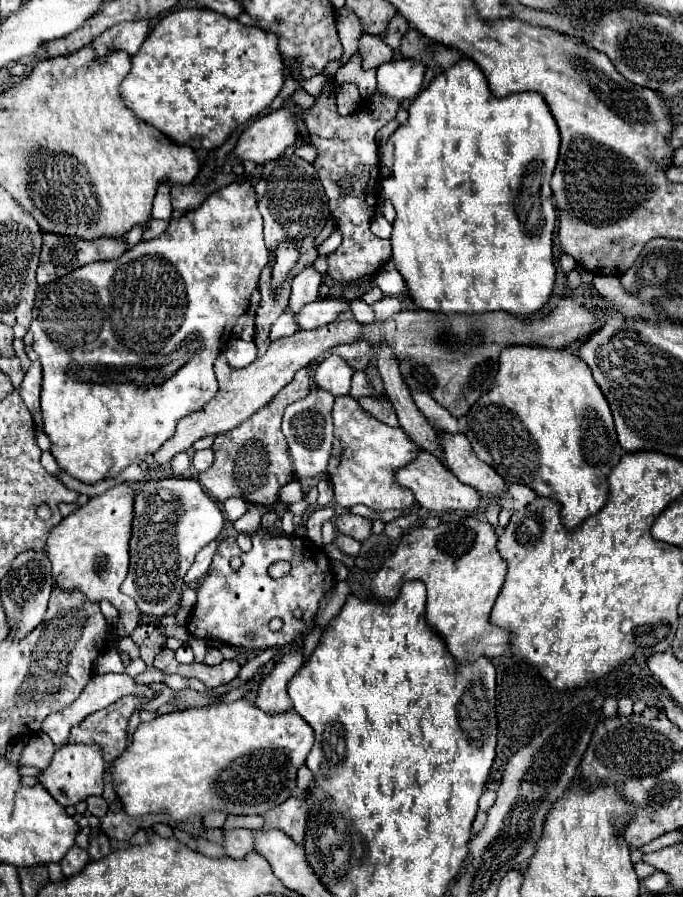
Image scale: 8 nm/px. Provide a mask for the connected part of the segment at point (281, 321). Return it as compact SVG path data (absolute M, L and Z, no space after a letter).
M287 309L272 325L270 330L270 339L272 341L294 334L296 331L296 325L294 317Z

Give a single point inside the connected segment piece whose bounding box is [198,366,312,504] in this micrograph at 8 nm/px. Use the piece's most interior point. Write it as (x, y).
(252, 462)

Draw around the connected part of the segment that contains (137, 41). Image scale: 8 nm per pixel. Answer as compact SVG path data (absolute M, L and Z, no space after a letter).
M134 20L134 22L122 22L114 28L108 28L102 36L94 40L96 54L104 56L110 50L124 50L130 56L138 52L138 48L144 44L146 36L150 32L148 20Z

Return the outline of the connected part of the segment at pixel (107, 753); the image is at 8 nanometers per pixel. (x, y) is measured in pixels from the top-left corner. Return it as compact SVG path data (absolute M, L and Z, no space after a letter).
M124 696L104 710L94 712L70 732L70 744L98 744L106 762L114 762L126 748L126 728L134 710L142 710L148 700Z

